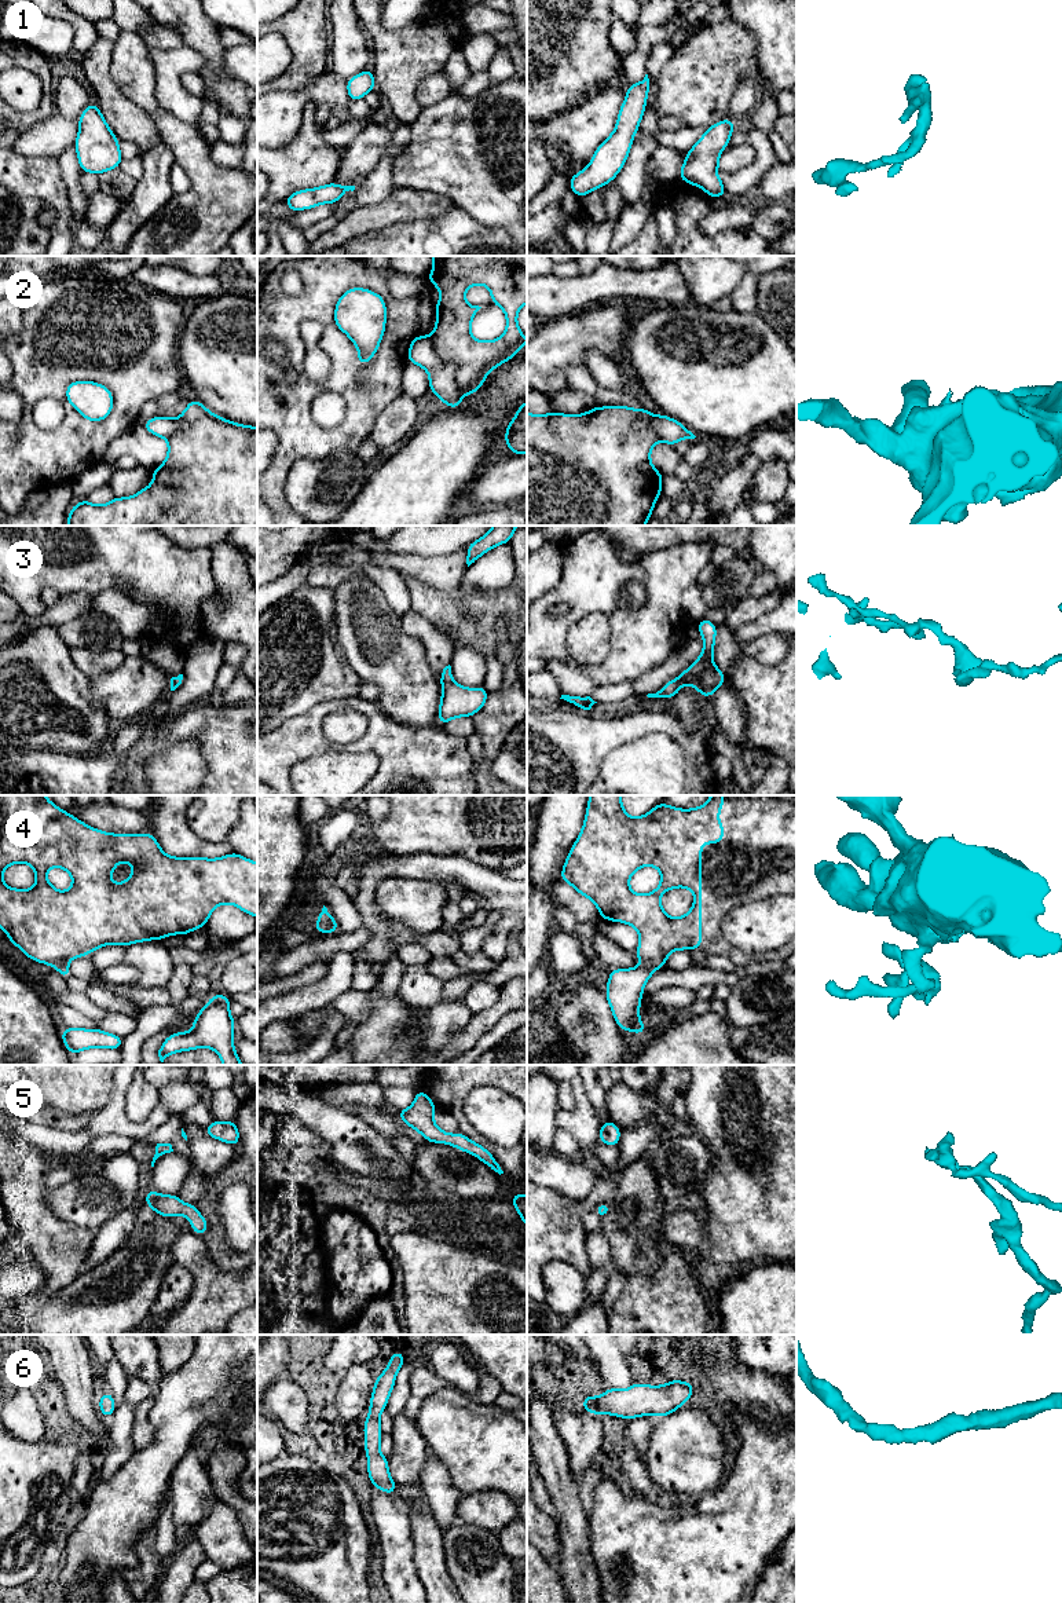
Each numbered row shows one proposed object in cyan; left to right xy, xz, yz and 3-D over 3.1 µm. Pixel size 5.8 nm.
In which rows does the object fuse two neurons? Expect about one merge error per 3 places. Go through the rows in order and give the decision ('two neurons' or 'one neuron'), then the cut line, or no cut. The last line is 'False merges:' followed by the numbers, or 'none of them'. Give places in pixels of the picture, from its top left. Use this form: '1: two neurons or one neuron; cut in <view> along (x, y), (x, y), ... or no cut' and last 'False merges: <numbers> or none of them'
1: one neuron; no cut
2: two neurons; cut in xz along (428, 337), (436, 354), (456, 365), (456, 383), (461, 391)
3: one neuron; no cut
4: two neurons; cut in xz along (323, 907), (334, 930)
5: one neuron; no cut
6: one neuron; no cut
False merges: 2, 4

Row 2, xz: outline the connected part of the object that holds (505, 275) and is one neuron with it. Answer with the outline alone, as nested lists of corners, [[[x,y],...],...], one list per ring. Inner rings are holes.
[[[432,256],[433,268],[426,277],[440,292],[436,303],[436,326],[429,336],[439,358],[457,365],[455,381],[461,391],[472,396],[486,381],[488,372],[513,359],[527,338],[517,326],[517,312],[527,303],[527,256]],[[472,285],[490,289],[492,304],[501,307],[506,315],[505,333],[492,341],[472,337],[470,322],[481,308],[465,301],[465,292]]]

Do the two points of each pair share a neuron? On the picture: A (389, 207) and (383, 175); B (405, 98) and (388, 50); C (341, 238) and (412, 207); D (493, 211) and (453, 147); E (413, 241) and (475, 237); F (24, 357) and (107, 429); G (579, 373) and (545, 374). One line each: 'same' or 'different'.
A: different
B: same
C: same
D: same
E: same
F: same
G: different

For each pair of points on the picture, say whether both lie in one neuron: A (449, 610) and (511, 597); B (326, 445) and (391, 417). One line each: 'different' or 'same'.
A: same
B: different

